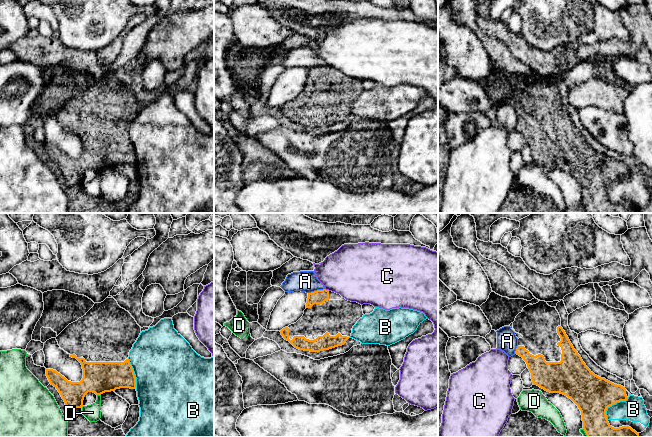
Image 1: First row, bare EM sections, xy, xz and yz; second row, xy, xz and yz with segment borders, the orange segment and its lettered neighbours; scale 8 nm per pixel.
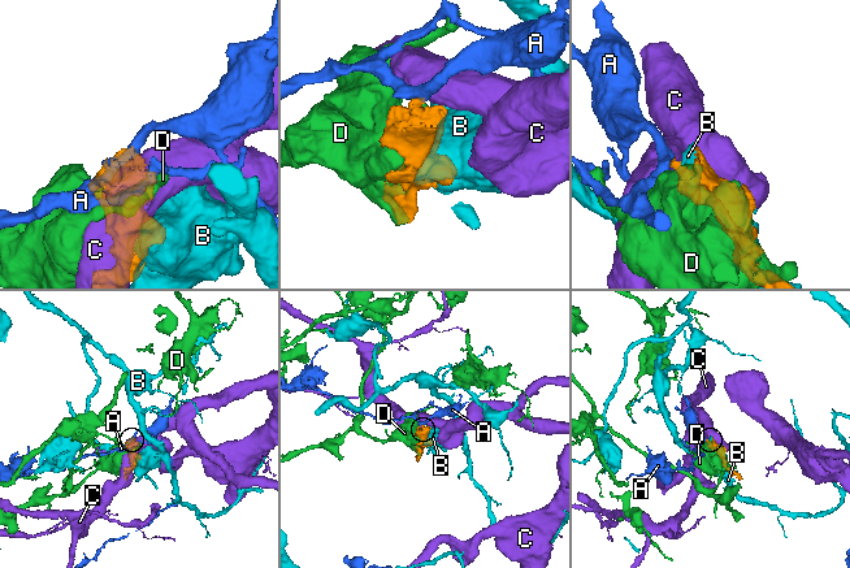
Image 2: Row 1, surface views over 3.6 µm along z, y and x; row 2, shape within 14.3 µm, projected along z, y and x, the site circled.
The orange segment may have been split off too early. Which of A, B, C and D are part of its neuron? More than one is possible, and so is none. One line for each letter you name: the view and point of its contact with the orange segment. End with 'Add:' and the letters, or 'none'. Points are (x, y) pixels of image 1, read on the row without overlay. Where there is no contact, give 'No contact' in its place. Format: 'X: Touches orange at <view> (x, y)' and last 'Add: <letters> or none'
Add: none

